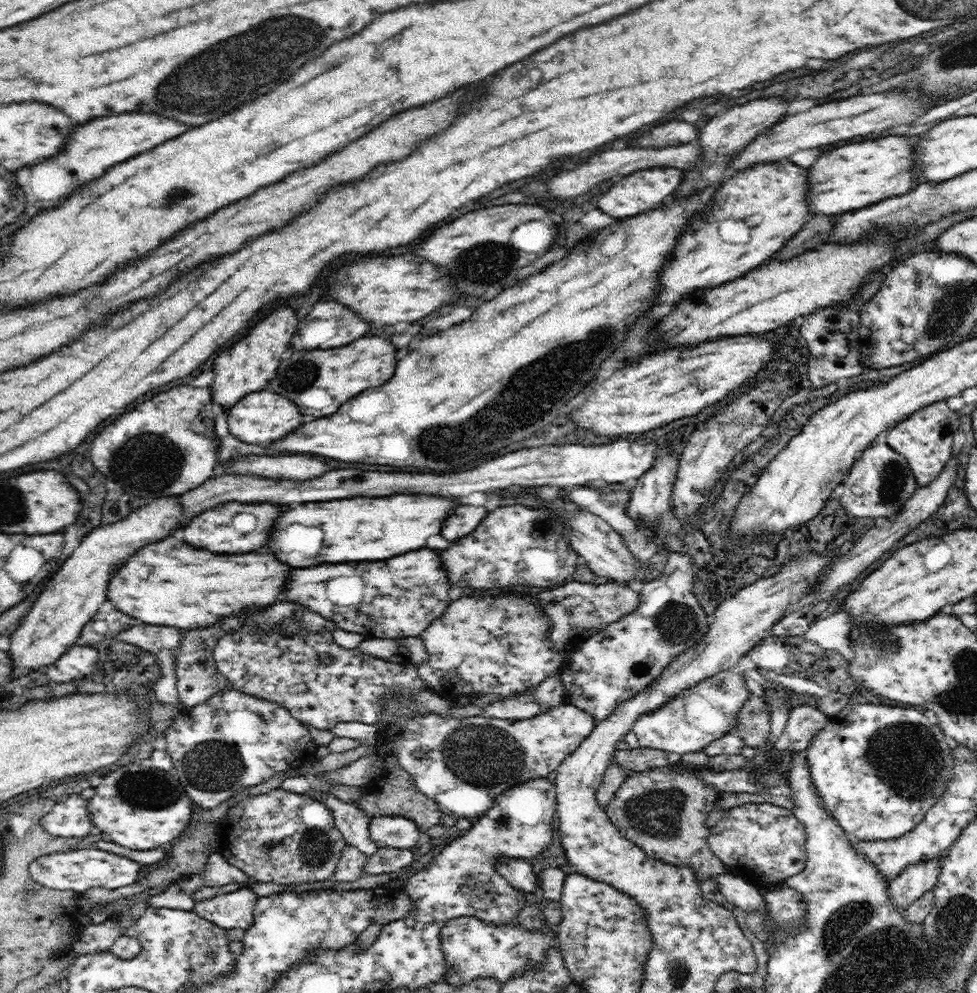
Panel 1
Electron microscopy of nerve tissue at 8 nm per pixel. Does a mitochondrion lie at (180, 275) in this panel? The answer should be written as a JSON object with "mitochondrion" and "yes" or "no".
{"mitochondrion":"no"}

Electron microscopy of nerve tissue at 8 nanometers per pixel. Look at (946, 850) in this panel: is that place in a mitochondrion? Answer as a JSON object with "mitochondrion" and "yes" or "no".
{"mitochondrion":"no"}

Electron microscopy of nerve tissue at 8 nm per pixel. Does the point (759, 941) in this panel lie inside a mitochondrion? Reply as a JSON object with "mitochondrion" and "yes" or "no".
{"mitochondrion":"no"}

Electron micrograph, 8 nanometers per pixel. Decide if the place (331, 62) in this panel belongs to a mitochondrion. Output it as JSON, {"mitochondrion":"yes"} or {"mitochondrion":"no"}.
{"mitochondrion":"yes"}

